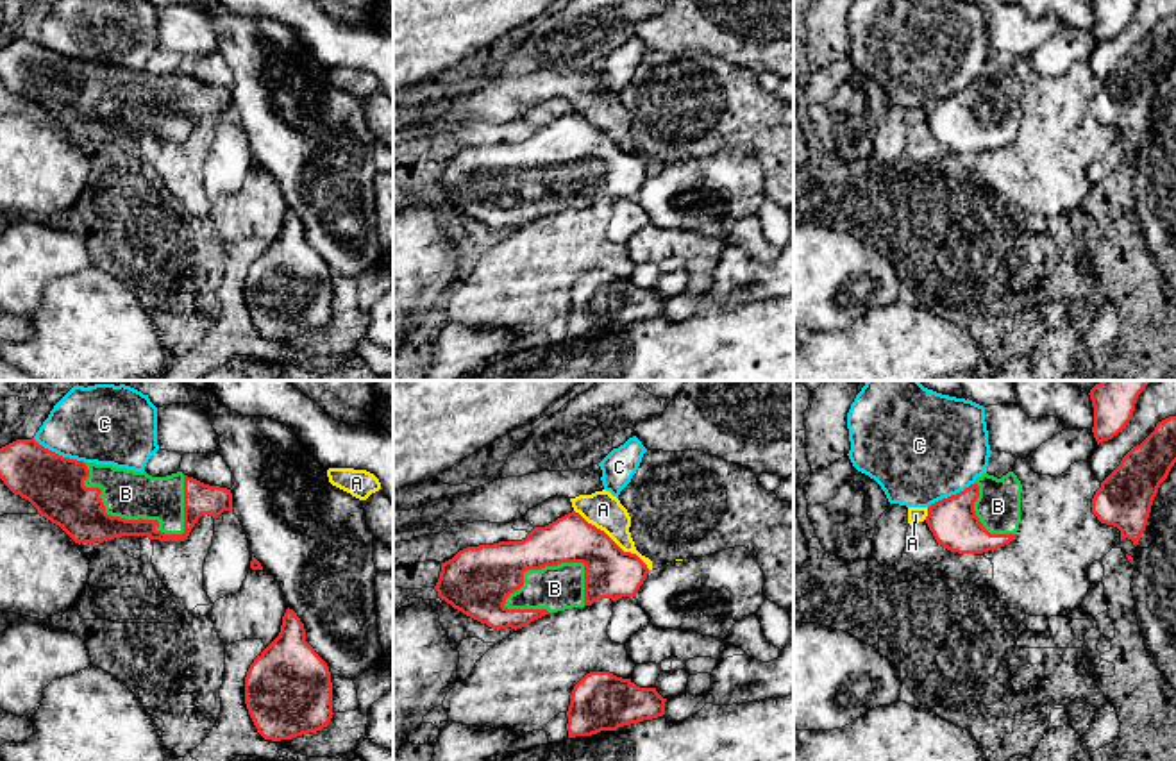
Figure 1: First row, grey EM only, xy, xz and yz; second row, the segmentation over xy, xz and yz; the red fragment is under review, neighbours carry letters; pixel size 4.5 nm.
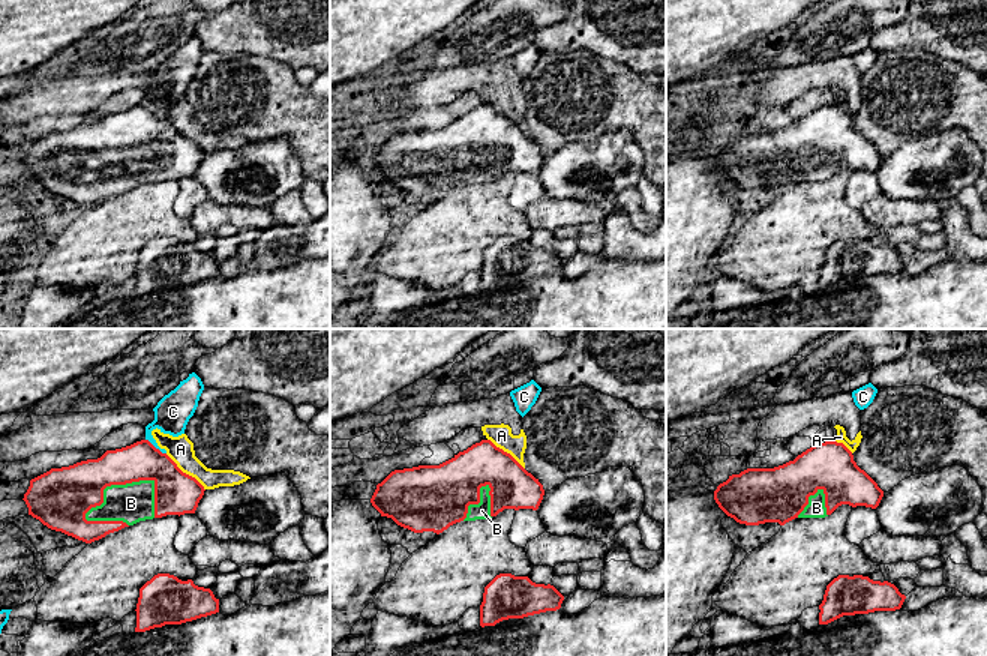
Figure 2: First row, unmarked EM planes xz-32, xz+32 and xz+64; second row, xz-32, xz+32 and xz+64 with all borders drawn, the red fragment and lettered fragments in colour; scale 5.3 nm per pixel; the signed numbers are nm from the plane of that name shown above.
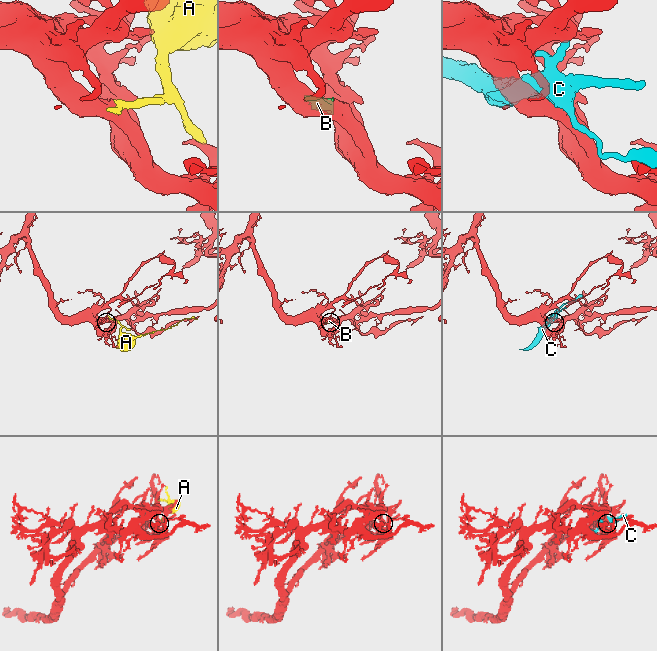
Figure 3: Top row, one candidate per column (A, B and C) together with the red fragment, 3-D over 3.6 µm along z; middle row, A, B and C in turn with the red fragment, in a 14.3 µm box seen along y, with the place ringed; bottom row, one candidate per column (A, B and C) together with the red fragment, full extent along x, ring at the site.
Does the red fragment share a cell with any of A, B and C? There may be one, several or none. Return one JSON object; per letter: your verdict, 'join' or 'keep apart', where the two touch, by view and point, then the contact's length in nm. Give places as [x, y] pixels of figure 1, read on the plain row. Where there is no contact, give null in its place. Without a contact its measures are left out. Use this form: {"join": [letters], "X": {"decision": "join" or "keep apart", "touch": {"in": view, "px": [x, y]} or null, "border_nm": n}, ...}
{"join": ["B"], "A": {"decision": "keep apart", "touch": {"in": "xz", "px": [610, 138]}, "border_nm": 440}, "B": {"decision": "join", "touch": {"in": "xy", "px": [118, 117]}, "border_nm": 550}, "C": {"decision": "keep apart", "touch": {"in": "xy", "px": [58, 54]}, "border_nm": 260}}

